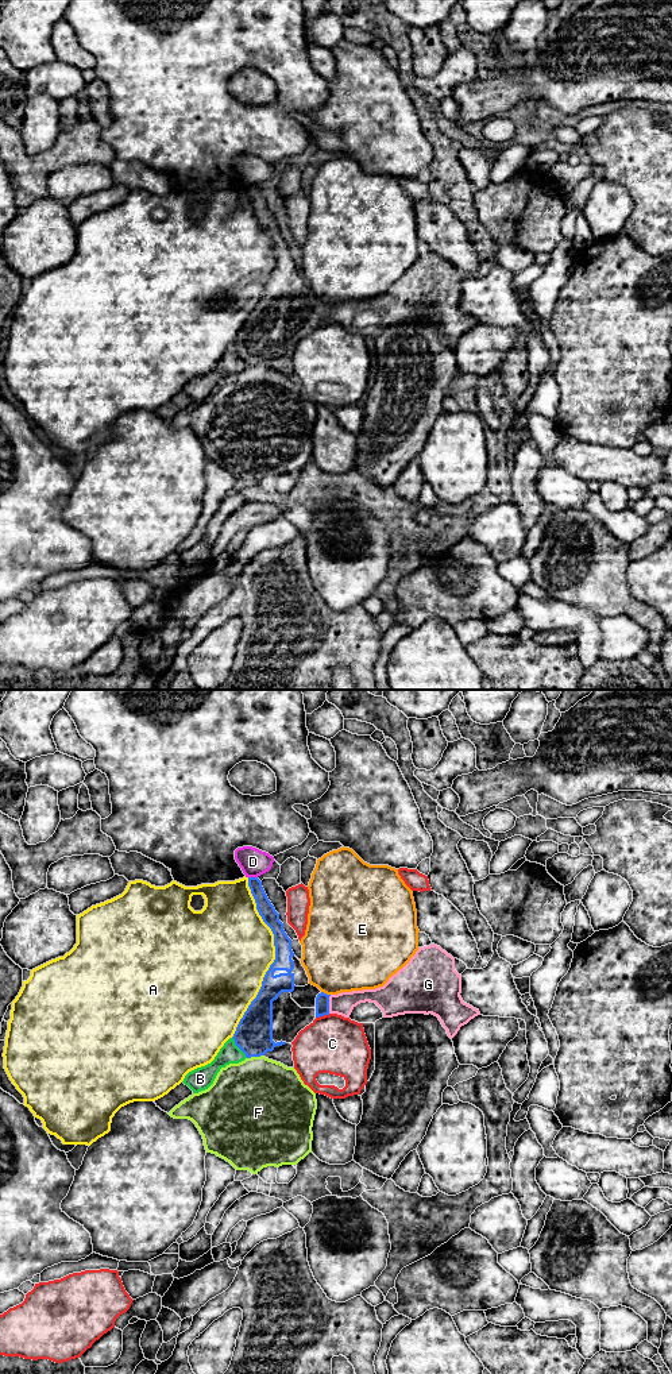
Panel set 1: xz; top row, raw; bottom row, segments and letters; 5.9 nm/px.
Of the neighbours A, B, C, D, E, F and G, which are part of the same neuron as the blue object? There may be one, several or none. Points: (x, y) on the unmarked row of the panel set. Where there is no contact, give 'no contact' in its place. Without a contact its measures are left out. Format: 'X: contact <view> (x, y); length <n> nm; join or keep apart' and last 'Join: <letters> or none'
A: contact xz (275, 266); length 950 nm; keep apart
B: contact xz (238, 355); length 160 nm; keep apart
C: contact xz (323, 324); length 90 nm; keep apart
D: contact xz (253, 186); length 60 nm; keep apart
E: contact xz (325, 303); length 60 nm; keep apart
F: contact xz (255, 365); length 110 nm; keep apart
G: contact xz (328, 313); length 110 nm; join
Join: G

